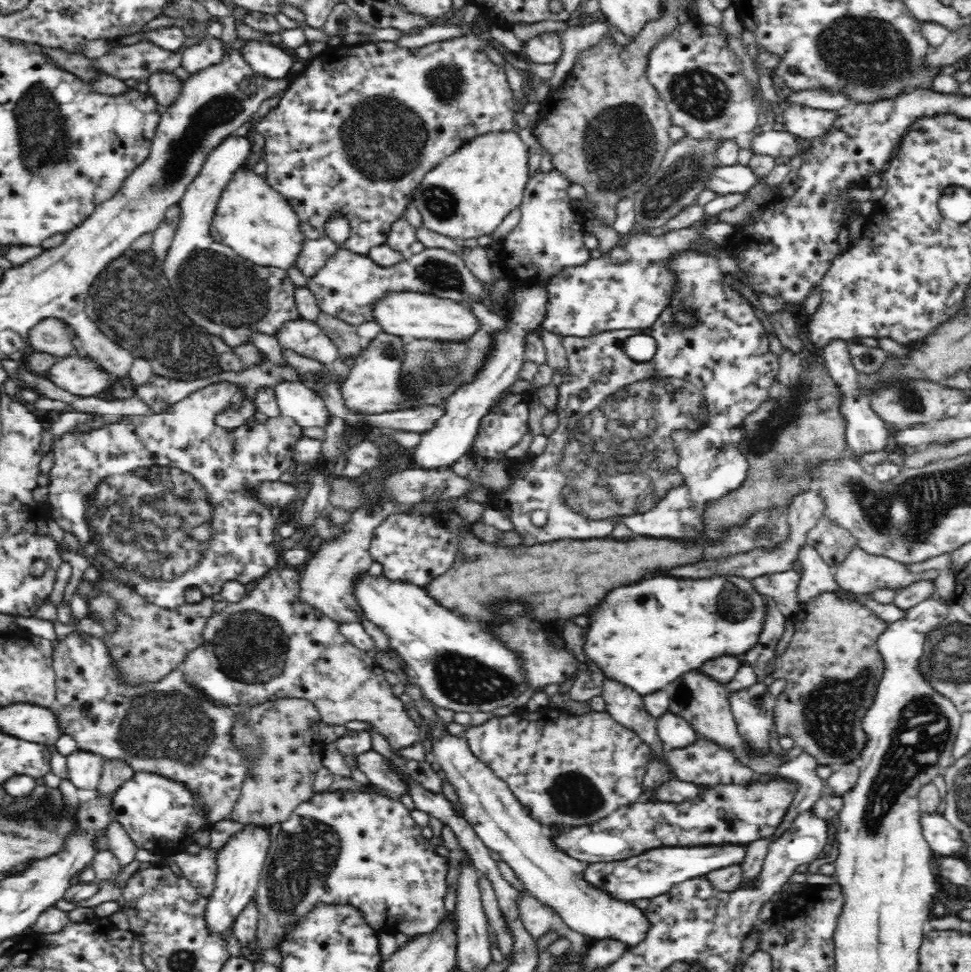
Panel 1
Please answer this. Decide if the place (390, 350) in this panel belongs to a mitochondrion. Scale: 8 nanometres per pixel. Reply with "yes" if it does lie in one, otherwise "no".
yes

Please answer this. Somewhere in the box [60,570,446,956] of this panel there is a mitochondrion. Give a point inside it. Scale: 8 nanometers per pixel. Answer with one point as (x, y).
(169, 725)

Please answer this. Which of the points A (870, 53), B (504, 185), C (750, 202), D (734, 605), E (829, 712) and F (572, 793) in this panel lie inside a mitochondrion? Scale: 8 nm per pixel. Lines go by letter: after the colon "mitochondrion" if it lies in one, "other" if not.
A: mitochondrion
B: other
C: other
D: mitochondrion
E: mitochondrion
F: mitochondrion

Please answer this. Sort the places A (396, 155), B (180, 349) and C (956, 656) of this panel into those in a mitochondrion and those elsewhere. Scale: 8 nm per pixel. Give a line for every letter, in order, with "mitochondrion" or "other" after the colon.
A: mitochondrion
B: mitochondrion
C: mitochondrion

